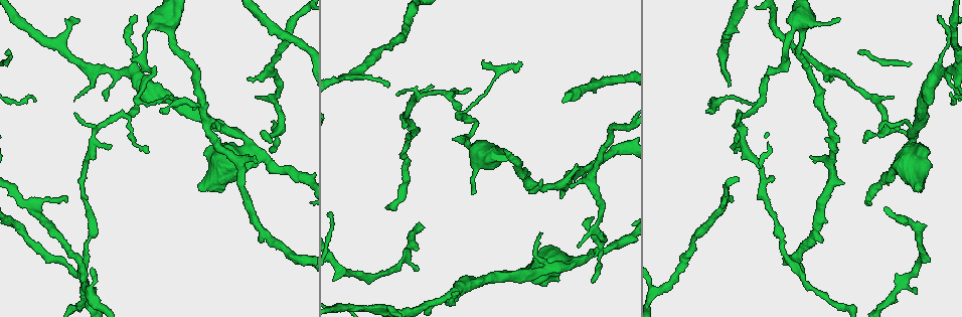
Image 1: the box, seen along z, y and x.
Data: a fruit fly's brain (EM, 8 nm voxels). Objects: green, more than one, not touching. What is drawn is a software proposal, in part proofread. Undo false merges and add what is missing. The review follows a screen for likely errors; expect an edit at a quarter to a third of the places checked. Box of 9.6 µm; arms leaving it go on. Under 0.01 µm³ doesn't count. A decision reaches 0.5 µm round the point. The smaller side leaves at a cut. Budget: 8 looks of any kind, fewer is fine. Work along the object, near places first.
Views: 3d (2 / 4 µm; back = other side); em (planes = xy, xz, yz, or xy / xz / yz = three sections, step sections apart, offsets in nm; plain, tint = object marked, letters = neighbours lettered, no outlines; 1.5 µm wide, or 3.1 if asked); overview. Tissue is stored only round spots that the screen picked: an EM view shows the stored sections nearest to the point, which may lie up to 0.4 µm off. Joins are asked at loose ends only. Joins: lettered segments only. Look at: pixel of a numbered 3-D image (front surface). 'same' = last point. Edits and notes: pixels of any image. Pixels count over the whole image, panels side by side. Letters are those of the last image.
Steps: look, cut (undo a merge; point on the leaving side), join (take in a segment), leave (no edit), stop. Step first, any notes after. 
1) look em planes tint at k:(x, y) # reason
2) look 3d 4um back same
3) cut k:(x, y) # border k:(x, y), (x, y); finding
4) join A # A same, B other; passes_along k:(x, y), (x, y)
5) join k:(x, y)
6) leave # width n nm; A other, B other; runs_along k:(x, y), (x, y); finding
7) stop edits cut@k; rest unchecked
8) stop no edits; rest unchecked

look em planes plain at 1:(67, 200) # branch stops here

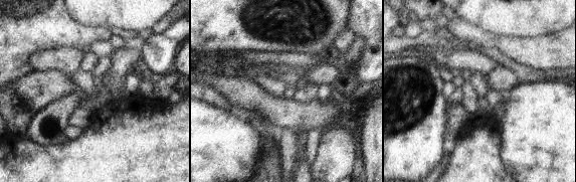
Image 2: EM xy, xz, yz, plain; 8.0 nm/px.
look em planes letters same

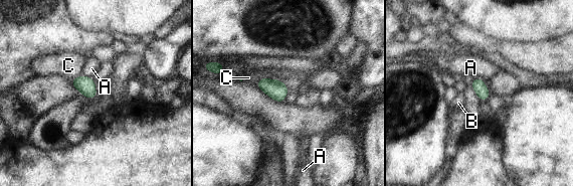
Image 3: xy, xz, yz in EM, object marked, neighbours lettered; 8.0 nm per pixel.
leave # width 100 nm; A other, B other, C other; border 3:(83, 74), (91, 77); none of them fits

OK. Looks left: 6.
look em planes letters at 1:(431, 84)

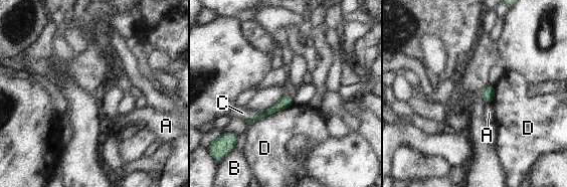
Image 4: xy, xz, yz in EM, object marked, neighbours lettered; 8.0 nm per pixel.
leave # A other, B other, C other, D other; border 4:(486, 103), (491, 104); none of them fits

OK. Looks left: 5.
look 3d 4um at 1:(136, 18) # tapers out

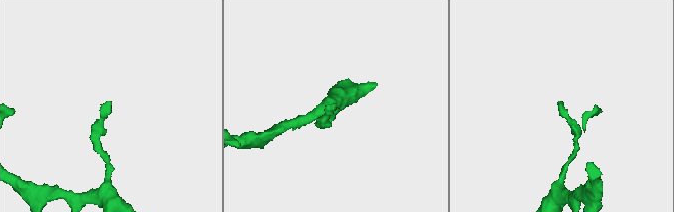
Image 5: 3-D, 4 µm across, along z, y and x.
look em planes letters at 5:(333, 105)

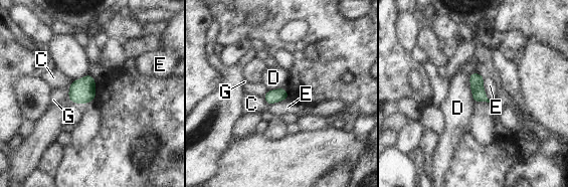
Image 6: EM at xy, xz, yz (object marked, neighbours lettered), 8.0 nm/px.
leave # width 110 nm; C other, D other, E other, G other; border 6:(468, 75), (471, 99), (475, 103); none of them fits

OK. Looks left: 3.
stop no edits; rest unchecked

